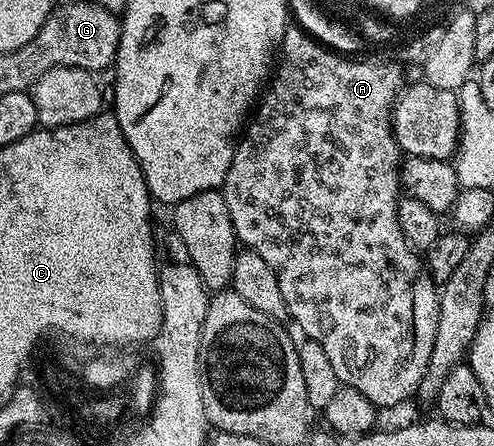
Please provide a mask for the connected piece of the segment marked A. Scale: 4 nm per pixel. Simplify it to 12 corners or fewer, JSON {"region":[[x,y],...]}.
{"region":[[287,27],[220,191],[379,410],[440,288],[398,221],[402,68]]}

